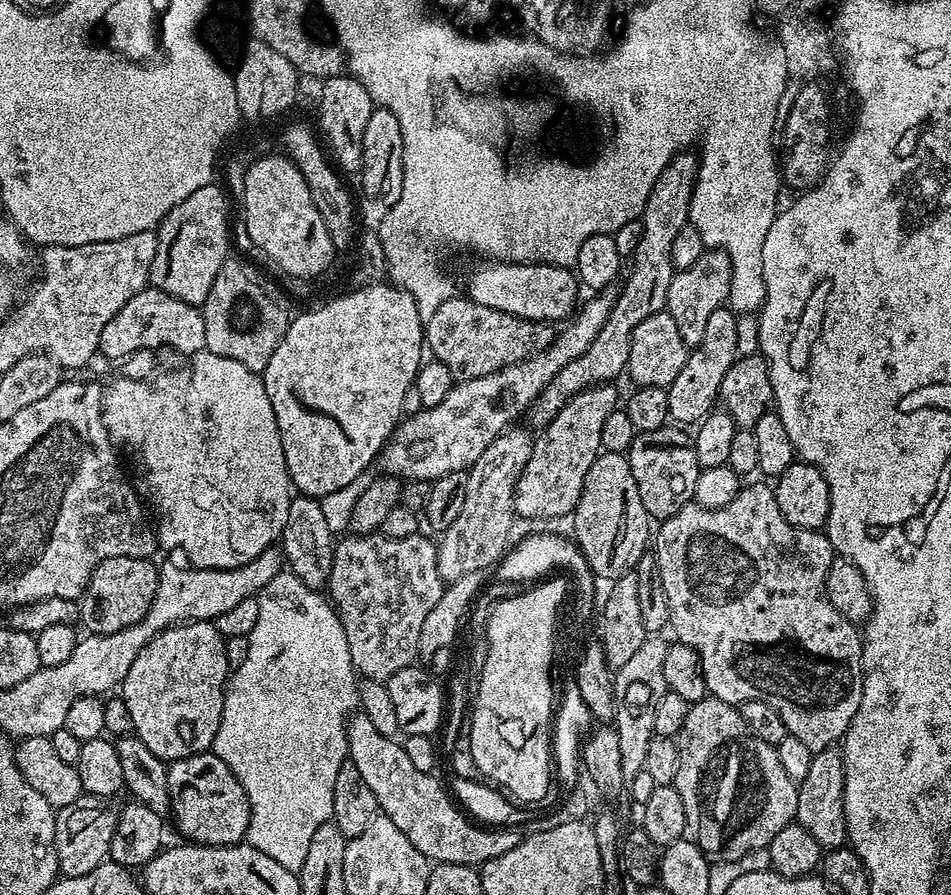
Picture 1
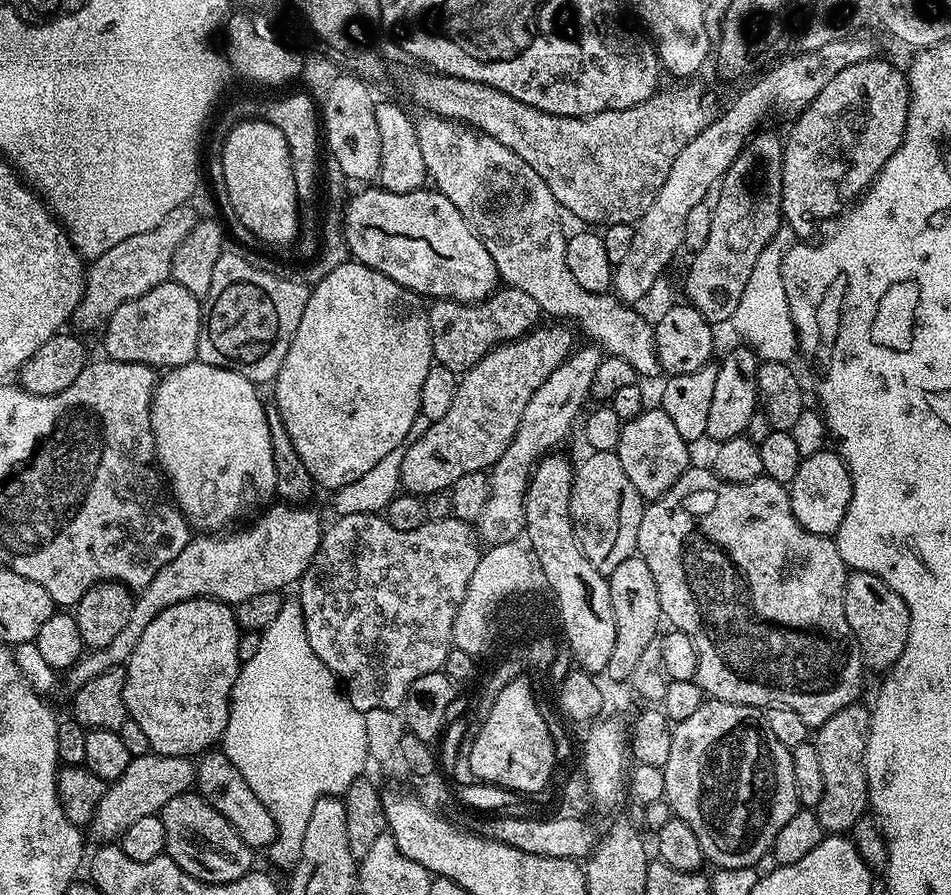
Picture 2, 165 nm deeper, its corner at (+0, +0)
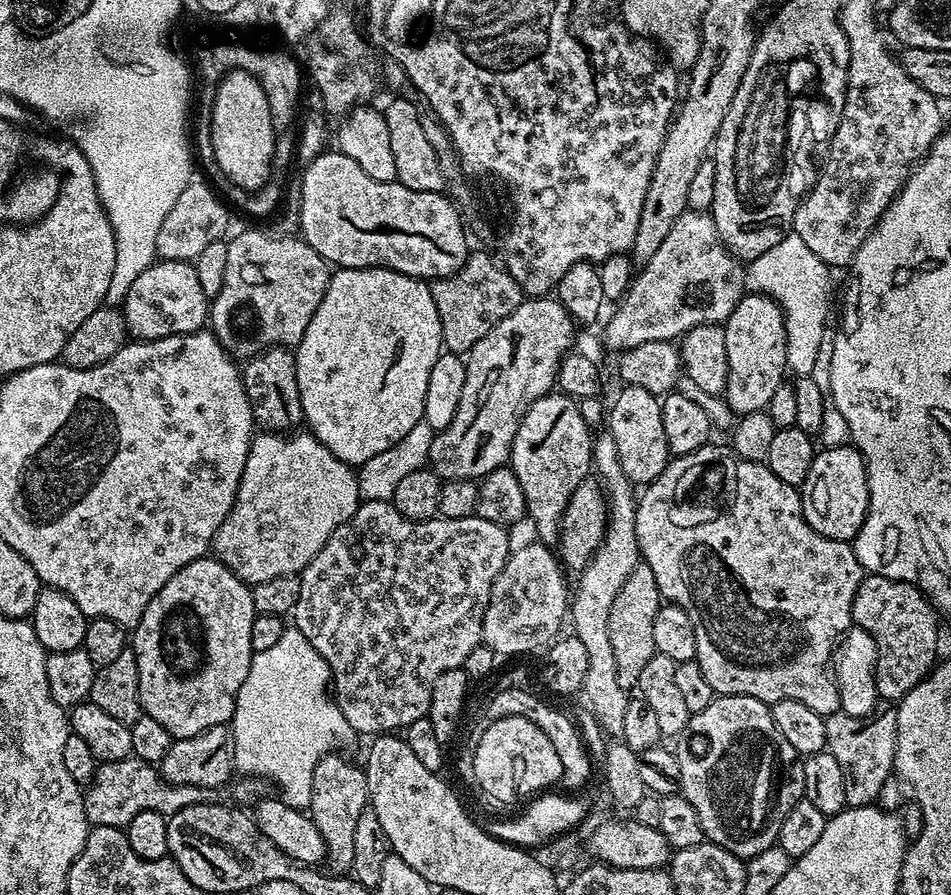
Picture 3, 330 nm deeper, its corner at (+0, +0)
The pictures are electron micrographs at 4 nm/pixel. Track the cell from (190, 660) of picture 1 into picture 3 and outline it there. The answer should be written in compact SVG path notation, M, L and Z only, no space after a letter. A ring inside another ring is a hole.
M205 558L182 566L182 570L154 594L150 606L146 606L146 614L142 614L130 636L130 650L138 662L138 694L143 715L166 726L177 740L194 738L194 734L228 724L234 714L238 690L242 690L246 674L250 674L253 654L250 634L257 614L251 587L220 560Z

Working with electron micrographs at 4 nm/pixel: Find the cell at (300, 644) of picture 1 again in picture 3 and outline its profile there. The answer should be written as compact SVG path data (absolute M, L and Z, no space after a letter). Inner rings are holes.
M294 626L285 627L282 639L270 650L253 652L250 674L246 674L242 690L238 690L230 727L234 734L235 771L244 776L255 776L269 785L277 784L282 799L292 808L301 810L310 806L314 766L318 766L324 756L343 749L340 747L354 736L330 691L328 667L322 654L318 654Z

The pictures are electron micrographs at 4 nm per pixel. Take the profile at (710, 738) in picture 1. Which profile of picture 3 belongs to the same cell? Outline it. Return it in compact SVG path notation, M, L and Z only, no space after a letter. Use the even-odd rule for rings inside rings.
M716 696L710 702L710 706L706 706L706 710L698 710L689 715L686 726L680 731L679 736L675 737L674 744L676 744L674 751L680 775L679 795L684 796L686 802L690 802L690 806L694 806L694 814L698 814L698 822L702 826L707 843L717 844L730 850L730 854L747 858L754 854L762 854L762 850L773 847L779 841L782 818L786 818L786 814L790 814L790 810L804 795L804 765L801 757L794 750L794 746L790 746L790 742L786 742L786 738L782 738L782 734L778 734L778 726L774 726L772 709L769 705L764 704L758 698L749 696Z

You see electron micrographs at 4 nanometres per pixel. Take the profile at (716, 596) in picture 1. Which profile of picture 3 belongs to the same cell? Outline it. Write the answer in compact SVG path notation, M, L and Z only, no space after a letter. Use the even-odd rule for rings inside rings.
M712 442L696 452L669 460L666 470L662 470L659 478L639 493L636 502L636 537L643 563L654 570L661 597L690 614L690 622L694 622L695 662L702 674L706 674L706 682L710 682L716 696L749 696L758 698L769 706L777 704L779 700L793 700L802 702L802 706L810 706L810 710L823 717L839 712L839 690L830 671L830 661L838 641L853 627L854 594L864 581L864 567L858 562L855 547L849 541L826 538L818 534L818 530L814 530L810 522L806 522L797 485L782 482L778 474L769 470L767 463L744 460L727 447L724 448L719 448Z

